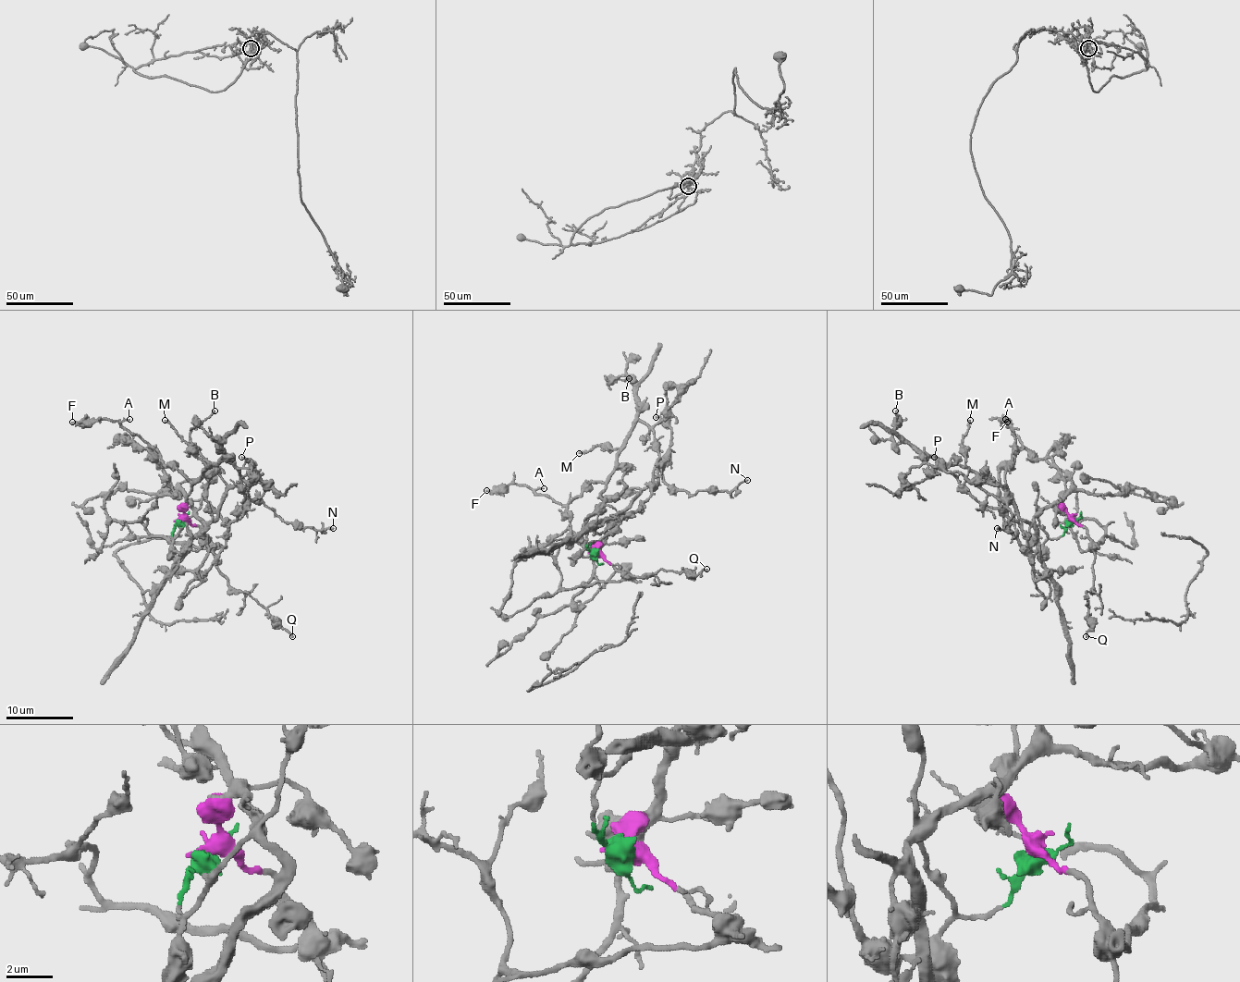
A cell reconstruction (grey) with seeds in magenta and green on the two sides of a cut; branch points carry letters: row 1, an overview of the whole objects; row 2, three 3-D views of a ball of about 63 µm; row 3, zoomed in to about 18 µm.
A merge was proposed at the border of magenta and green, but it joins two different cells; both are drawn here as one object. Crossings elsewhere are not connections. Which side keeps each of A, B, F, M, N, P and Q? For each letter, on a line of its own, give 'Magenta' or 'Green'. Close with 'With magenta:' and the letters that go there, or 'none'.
A: Green
B: Green
F: Green
M: Green
N: Magenta
P: Magenta
Q: Magenta
With magenta: N, P, Q

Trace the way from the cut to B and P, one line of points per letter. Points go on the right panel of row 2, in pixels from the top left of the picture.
B: (1071, 520), (1061, 535), (1032, 552), (1020, 542), (1010, 497), (965, 468), (893, 439), (895, 411)
P: (1071, 520), (1055, 503), (1040, 509), (1032, 521), (1025, 521), (1004, 488), (946, 471), (934, 456)

